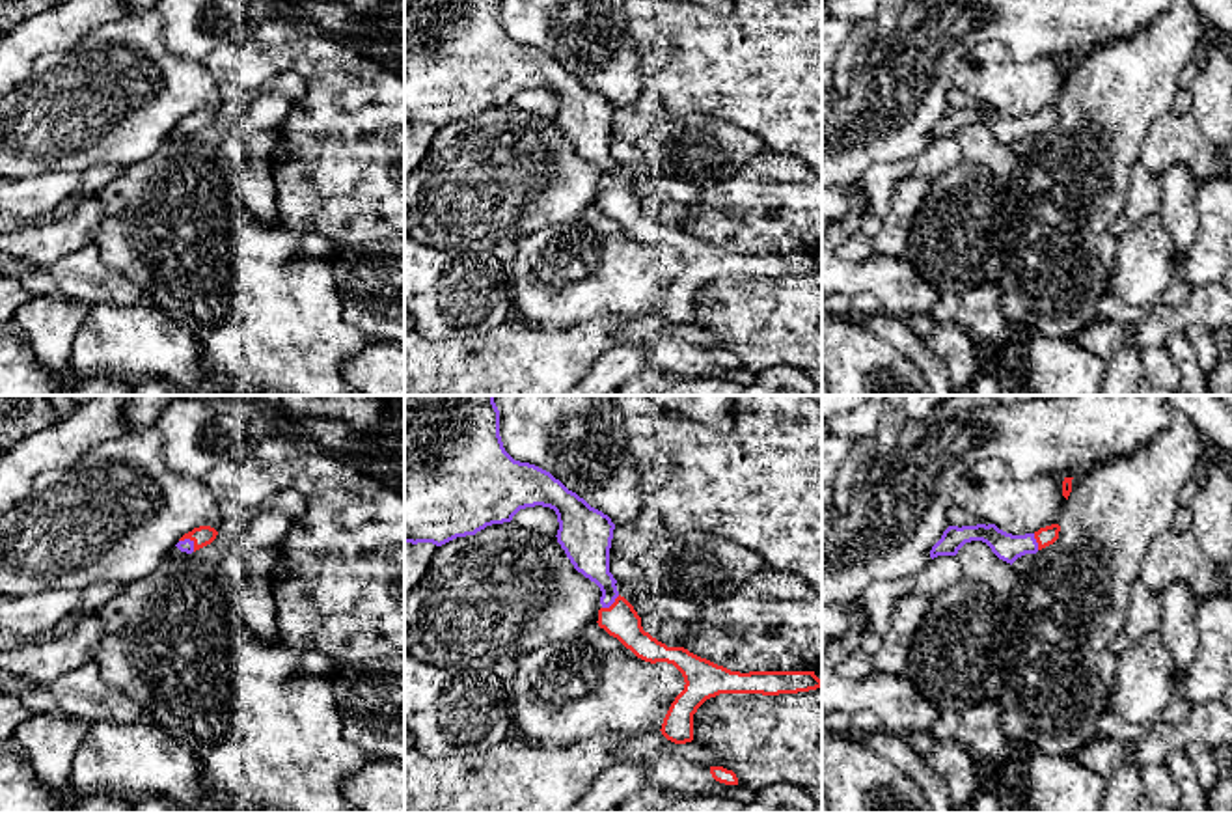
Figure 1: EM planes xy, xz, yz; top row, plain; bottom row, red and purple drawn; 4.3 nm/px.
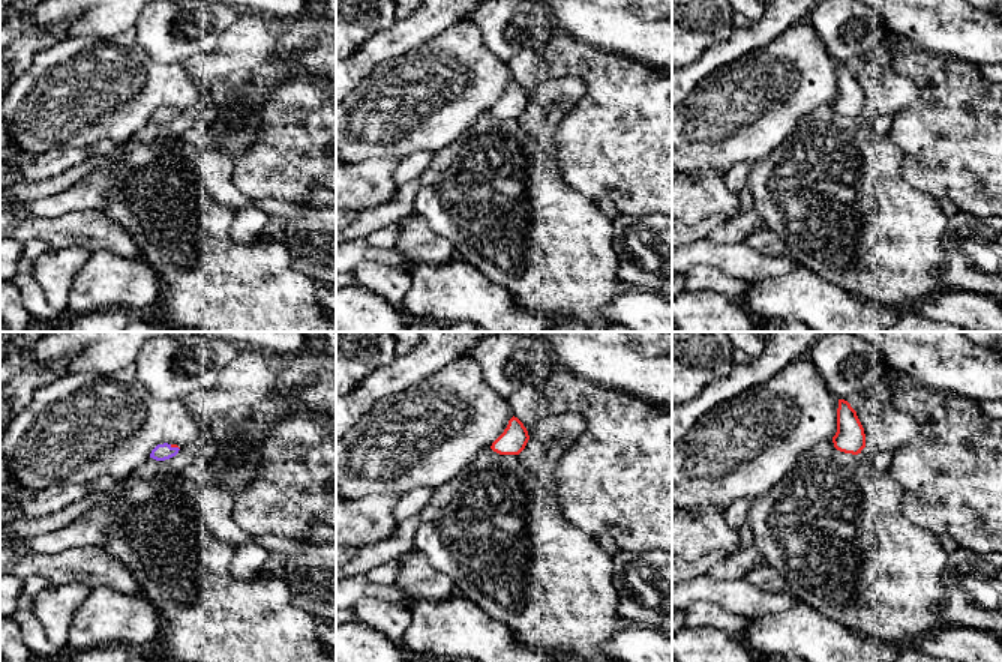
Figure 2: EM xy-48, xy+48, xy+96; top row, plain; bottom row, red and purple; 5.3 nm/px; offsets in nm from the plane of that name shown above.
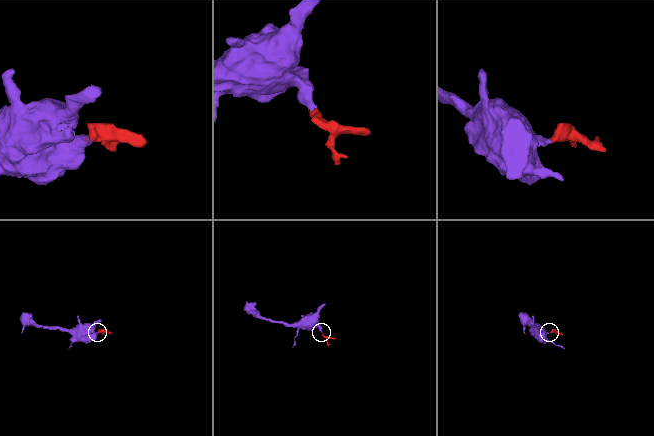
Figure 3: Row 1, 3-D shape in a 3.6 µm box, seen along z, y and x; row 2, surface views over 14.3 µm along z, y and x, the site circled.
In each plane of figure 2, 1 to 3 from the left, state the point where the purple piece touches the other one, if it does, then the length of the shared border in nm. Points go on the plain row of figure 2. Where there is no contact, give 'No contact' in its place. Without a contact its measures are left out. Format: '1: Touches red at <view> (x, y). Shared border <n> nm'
1: Touches red at xy-48 (174, 110). Shared border 60 nm
2: No contact
3: No contact

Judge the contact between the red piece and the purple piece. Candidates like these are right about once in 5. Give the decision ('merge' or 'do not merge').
merge

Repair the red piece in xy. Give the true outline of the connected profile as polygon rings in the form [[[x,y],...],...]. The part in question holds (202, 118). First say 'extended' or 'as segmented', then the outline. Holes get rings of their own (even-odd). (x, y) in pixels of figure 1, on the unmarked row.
extended; [[[199,108],[185,116],[175,127],[181,134],[192,136],[216,121],[218,114],[211,108]]]

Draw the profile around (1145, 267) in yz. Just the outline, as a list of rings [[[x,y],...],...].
[[[1157,214],[1118,237],[1118,254],[1107,272],[1107,293],[1131,306],[1152,308],[1178,278],[1172,237]]]

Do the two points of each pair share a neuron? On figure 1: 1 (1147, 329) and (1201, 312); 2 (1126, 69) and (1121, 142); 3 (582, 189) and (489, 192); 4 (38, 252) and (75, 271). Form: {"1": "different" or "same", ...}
{"1": "same", "2": "same", "3": "same", "4": "different"}

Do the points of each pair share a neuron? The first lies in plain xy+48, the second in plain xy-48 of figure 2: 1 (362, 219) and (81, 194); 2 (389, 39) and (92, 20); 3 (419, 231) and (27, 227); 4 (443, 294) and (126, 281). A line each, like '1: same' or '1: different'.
1: same
2: different
3: same
4: same

